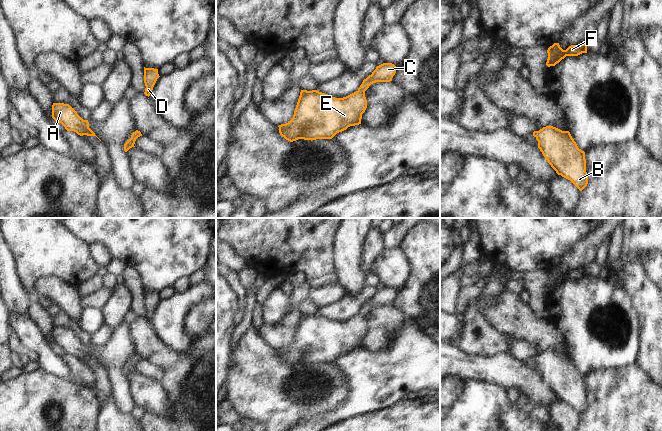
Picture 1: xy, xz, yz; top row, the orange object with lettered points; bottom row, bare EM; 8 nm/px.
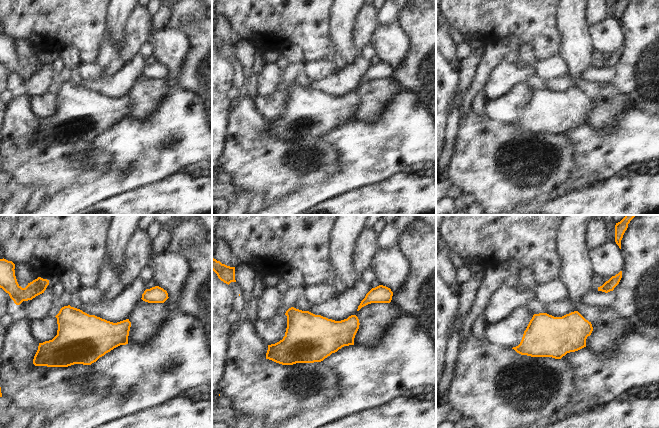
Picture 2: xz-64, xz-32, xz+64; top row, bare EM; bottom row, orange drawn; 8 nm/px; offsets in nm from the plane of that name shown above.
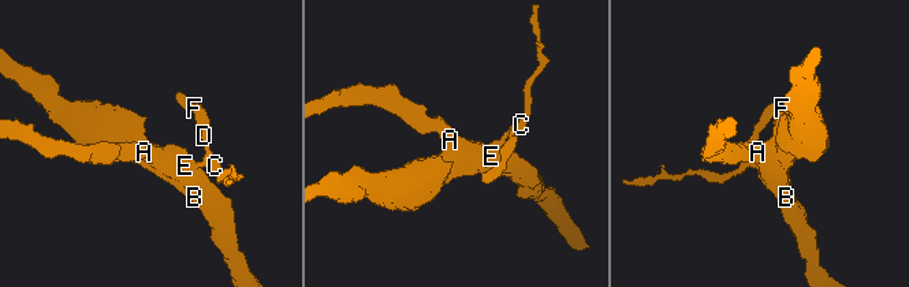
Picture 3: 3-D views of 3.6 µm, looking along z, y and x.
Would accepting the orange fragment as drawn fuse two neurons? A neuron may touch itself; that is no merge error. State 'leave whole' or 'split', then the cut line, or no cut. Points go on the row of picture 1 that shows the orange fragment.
leave whole; cut none

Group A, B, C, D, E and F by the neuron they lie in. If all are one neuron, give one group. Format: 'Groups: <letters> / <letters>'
Groups: A B C D E F

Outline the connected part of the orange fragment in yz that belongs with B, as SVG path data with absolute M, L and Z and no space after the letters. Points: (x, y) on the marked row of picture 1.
M546 126L534 131L538 148L558 175L570 180L580 191L588 184L585 152L578 148L569 131Z

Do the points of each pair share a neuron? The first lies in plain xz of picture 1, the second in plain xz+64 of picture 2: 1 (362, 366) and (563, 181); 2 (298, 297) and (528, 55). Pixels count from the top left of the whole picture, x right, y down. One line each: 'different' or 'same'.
1: different
2: same

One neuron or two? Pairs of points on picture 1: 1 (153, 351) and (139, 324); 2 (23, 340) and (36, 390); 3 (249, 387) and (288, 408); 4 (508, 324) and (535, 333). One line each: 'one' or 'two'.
1: one
2: two
3: one
4: one

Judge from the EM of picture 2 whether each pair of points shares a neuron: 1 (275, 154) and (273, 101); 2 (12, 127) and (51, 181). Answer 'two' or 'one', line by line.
1: two
2: one

